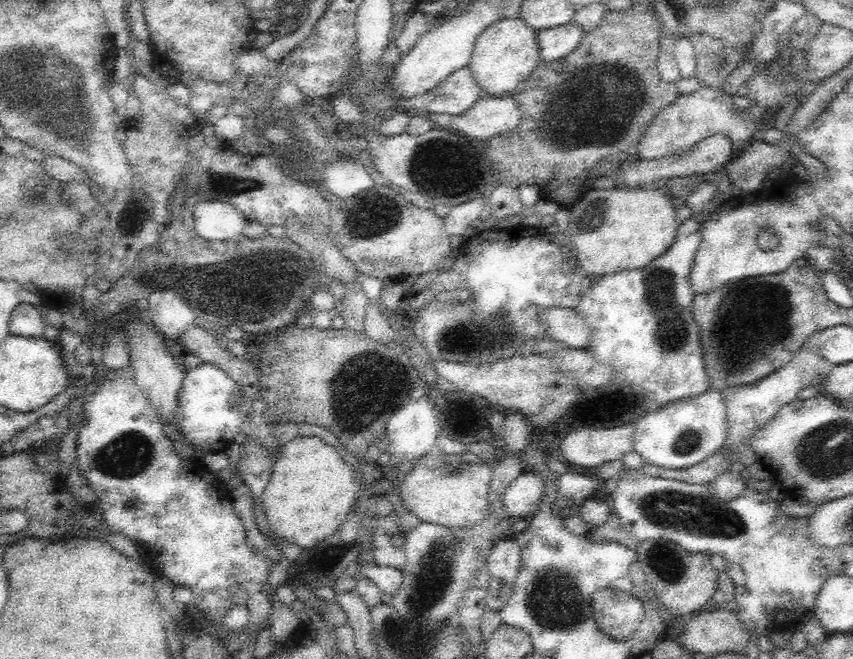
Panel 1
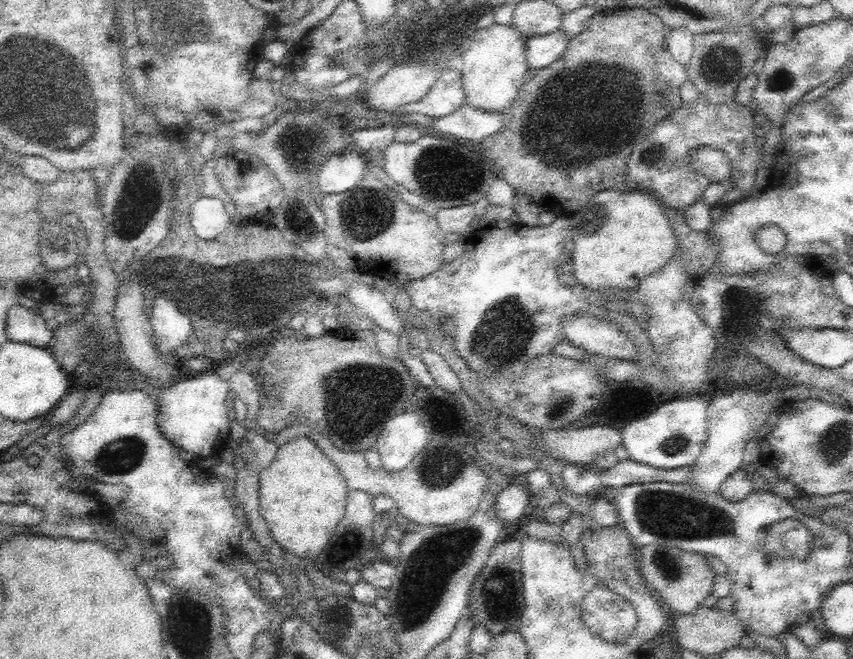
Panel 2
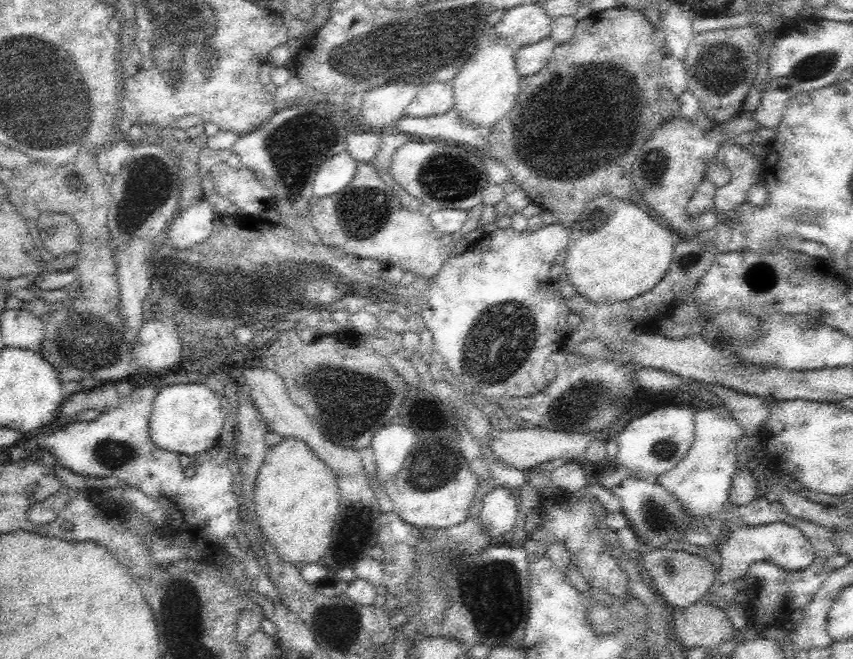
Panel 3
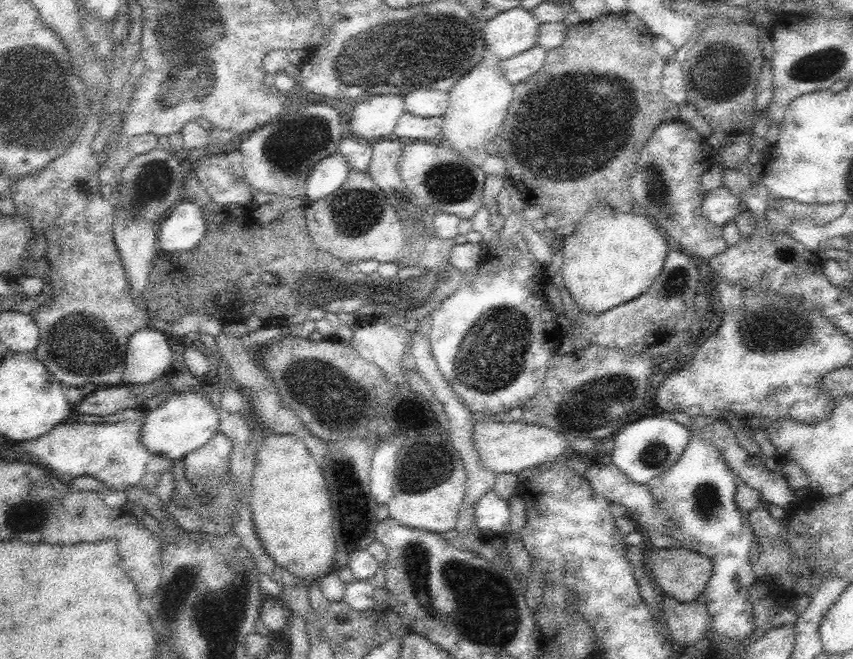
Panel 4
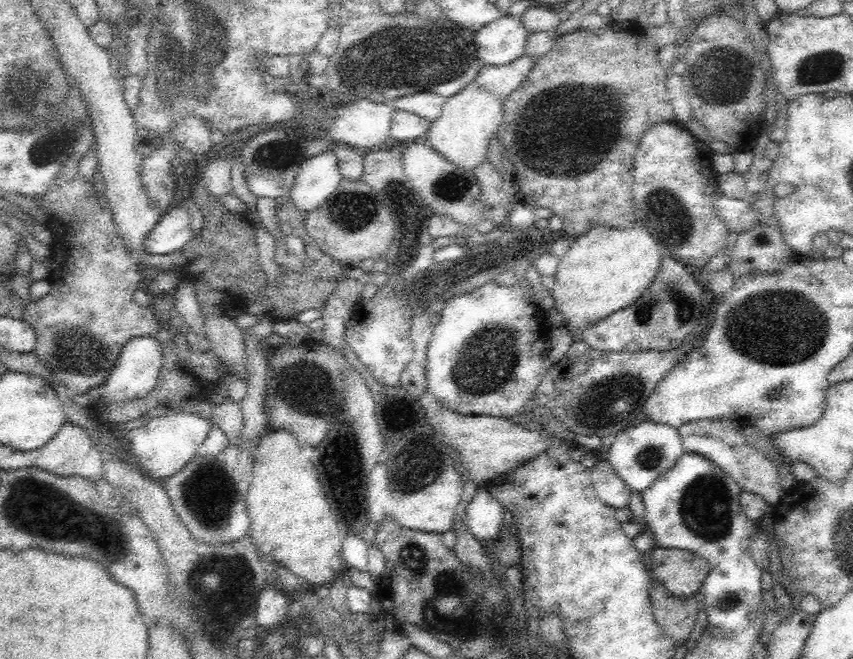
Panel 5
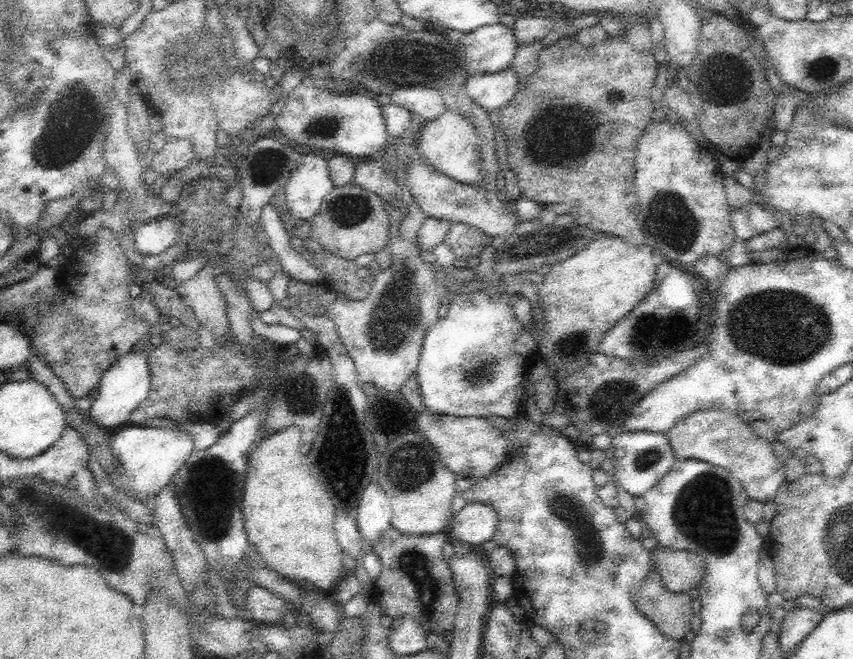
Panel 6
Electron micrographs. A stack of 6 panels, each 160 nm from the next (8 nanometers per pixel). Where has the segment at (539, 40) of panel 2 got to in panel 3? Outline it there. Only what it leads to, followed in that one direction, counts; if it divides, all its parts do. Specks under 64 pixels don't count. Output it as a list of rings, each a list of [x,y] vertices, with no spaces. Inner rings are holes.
[[[548,36],[536,44],[514,47],[516,70],[522,76],[530,76],[542,70],[550,60],[558,42]]]

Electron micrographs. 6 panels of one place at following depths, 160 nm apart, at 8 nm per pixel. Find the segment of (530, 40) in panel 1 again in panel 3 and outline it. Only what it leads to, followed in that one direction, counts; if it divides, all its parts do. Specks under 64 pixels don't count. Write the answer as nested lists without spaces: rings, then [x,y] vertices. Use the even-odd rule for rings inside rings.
[[[486,38],[478,42],[474,54],[458,70],[451,80],[453,86],[453,109],[474,126],[493,128],[505,115],[512,112],[521,87],[521,76],[516,70],[514,47],[503,38]]]

